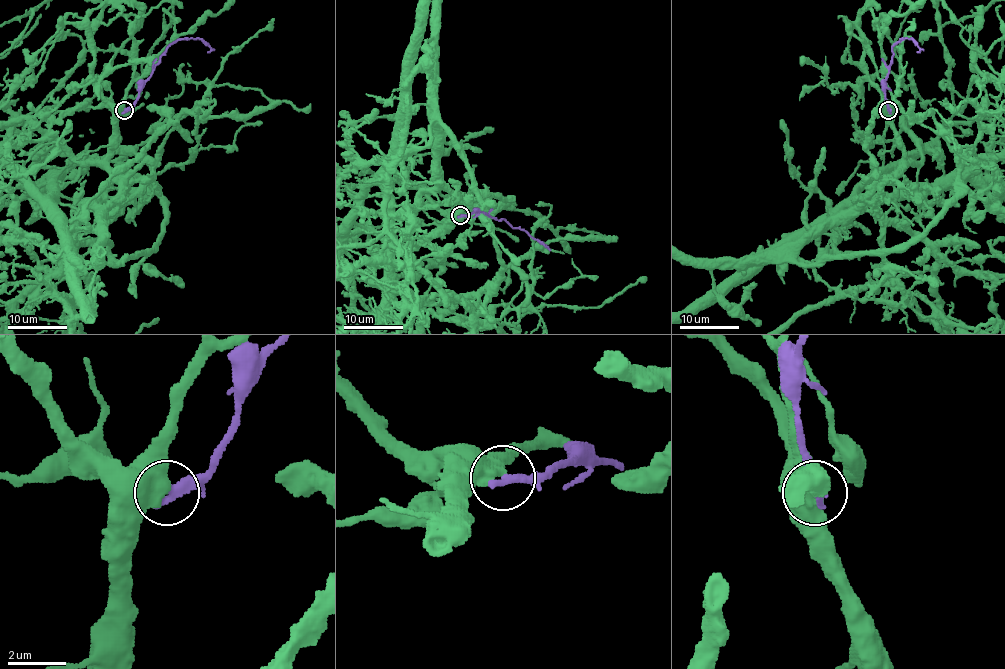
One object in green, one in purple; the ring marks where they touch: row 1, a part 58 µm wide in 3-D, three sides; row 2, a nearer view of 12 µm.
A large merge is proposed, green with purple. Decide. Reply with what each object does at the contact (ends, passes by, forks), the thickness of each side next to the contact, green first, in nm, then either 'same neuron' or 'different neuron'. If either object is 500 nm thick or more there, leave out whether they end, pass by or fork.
700/380 nm | different neuron

